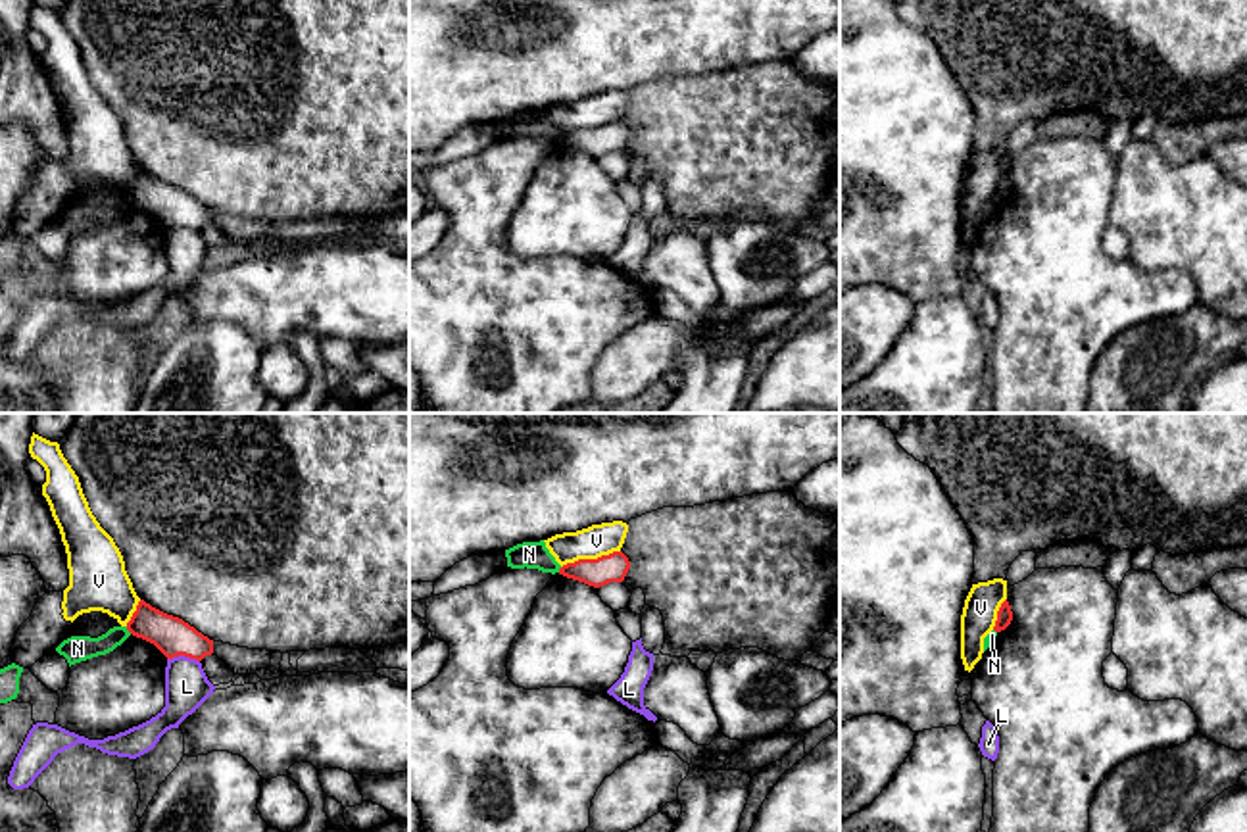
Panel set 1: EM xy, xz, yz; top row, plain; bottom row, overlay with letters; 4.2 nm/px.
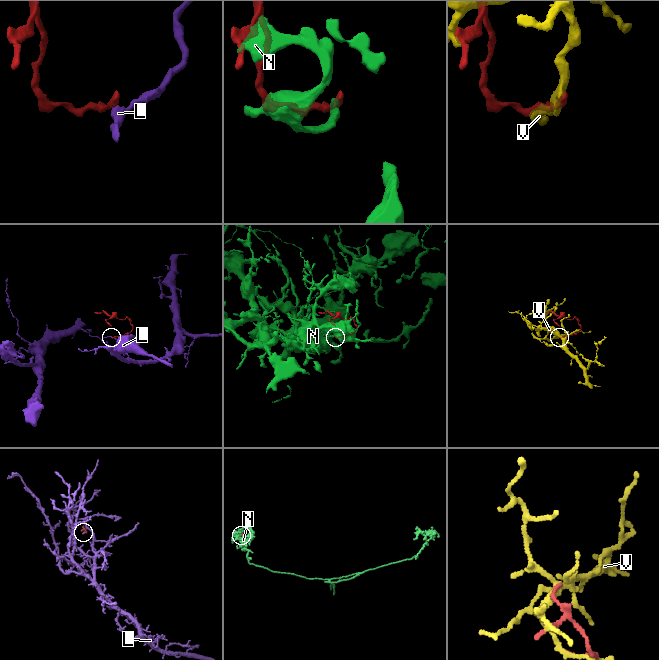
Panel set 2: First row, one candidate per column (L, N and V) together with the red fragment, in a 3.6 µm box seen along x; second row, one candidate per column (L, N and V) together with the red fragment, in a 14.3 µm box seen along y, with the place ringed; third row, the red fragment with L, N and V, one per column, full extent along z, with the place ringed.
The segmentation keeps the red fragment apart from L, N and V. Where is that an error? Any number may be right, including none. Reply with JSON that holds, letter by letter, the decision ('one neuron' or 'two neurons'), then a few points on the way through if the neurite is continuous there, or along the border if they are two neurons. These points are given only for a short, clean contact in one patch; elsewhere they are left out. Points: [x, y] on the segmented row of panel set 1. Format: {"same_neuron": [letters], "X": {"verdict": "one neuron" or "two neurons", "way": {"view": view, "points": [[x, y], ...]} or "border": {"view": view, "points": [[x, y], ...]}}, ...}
{"same_neuron": [], "L": {"verdict": "two neurons", "border": {"view": "xy", "points": [[168, 658], [189, 656], [198, 661]]}}, "N": {"verdict": "two neurons", "border": {"view": "xy", "points": [[125, 627], [131, 633]]}}, "V": {"verdict": "two neurons"}}

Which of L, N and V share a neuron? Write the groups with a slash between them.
L / N / V

